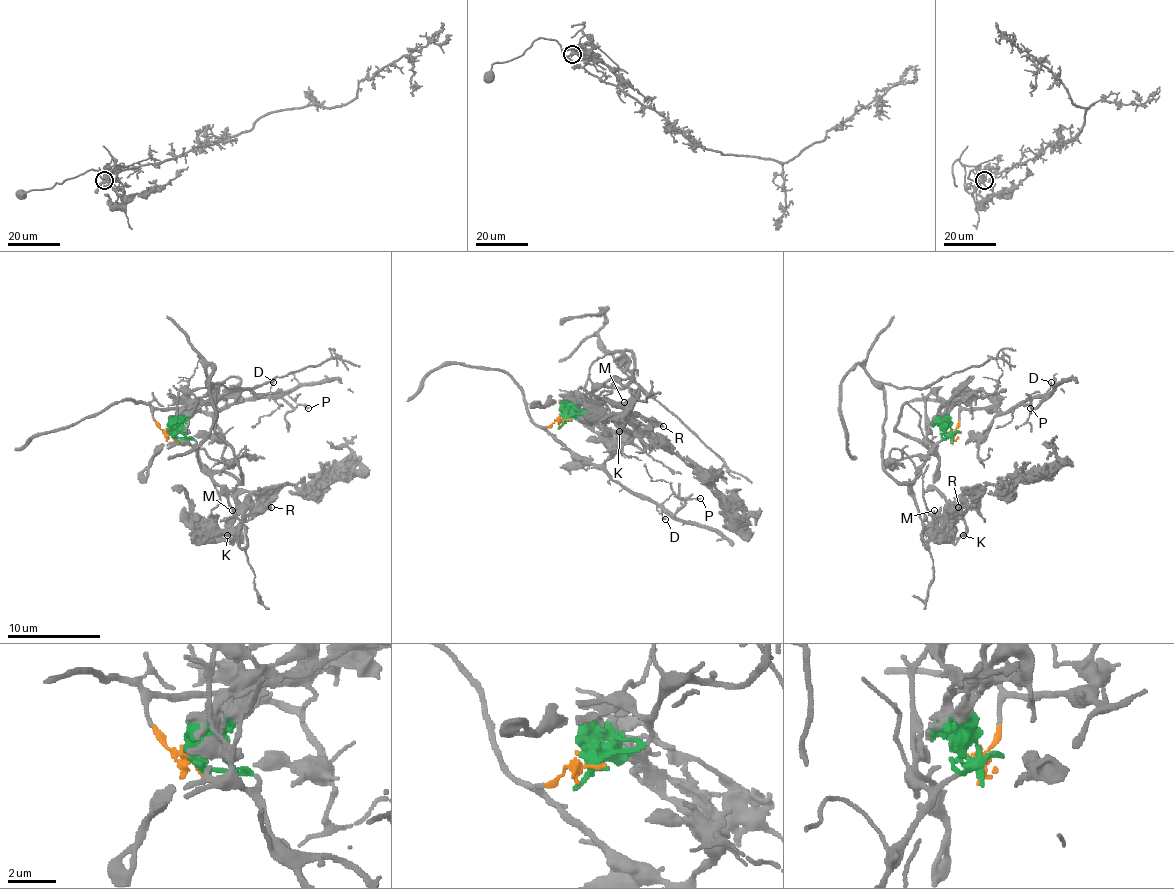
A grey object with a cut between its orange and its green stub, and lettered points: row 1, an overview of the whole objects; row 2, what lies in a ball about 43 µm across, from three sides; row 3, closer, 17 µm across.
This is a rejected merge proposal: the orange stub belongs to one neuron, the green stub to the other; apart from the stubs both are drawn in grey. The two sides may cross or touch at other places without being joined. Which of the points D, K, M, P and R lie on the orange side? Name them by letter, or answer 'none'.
D, P

